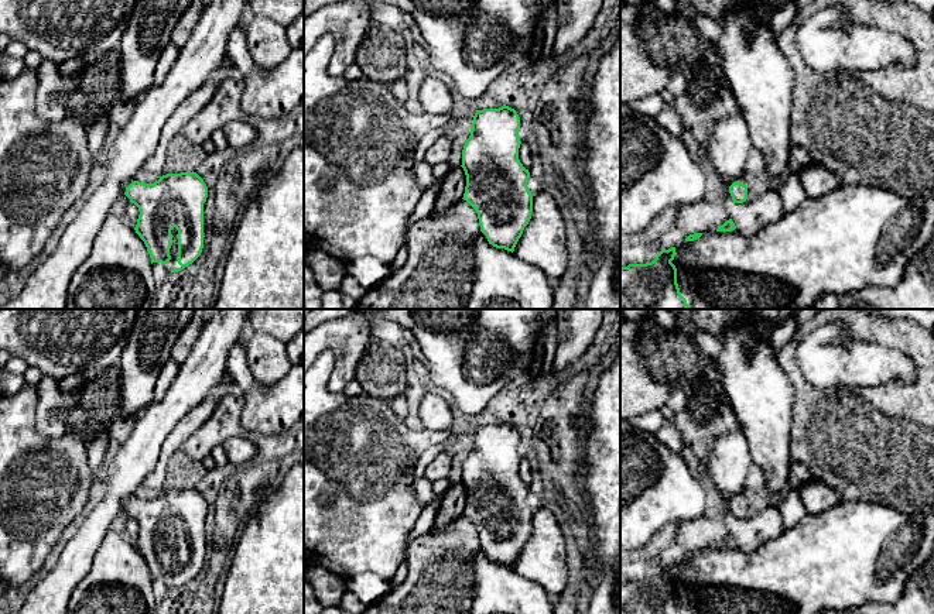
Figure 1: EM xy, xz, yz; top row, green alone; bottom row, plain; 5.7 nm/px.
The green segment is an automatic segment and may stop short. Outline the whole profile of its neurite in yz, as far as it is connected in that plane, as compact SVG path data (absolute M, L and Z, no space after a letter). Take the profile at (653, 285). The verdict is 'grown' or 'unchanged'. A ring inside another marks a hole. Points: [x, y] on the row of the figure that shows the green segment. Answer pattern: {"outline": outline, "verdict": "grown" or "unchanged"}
{"outline": "M675 247L661 248L651 263L620 267L620 309L690 309L671 263Z", "verdict": "unchanged"}

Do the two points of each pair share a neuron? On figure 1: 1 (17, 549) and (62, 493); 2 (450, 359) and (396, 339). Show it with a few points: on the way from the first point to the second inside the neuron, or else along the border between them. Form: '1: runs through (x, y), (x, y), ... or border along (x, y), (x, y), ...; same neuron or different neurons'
1: runs through (20, 535), (48, 507); same neuron
2: border along (396, 323), (403, 329); different neurons

